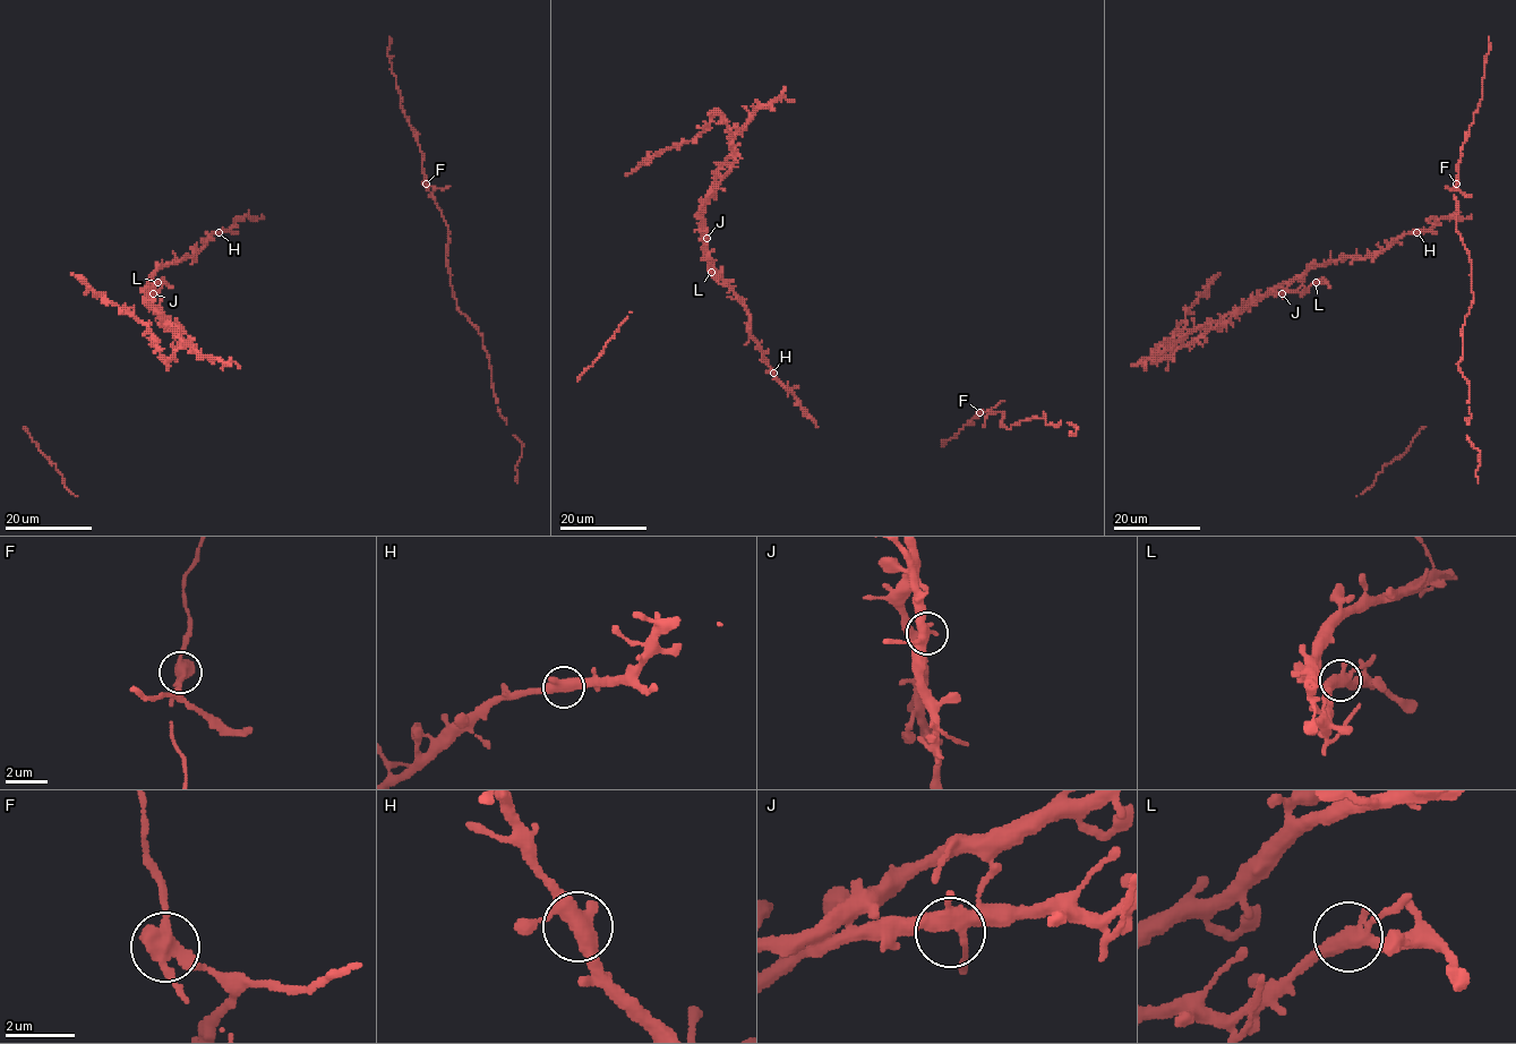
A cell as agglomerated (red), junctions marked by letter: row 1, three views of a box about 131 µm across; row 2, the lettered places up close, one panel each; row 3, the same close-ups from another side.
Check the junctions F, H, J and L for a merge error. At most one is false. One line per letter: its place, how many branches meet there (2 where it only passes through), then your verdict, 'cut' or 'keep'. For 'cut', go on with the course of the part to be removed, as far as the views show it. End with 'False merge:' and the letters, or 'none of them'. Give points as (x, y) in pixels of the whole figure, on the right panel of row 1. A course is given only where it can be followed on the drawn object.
F: (1456, 184) | 3 | cut
H: (1416, 232) | 3 | keep
J: (1282, 293) | 3 | keep
L: (1316, 282) | 3 | keep
False merge: F

